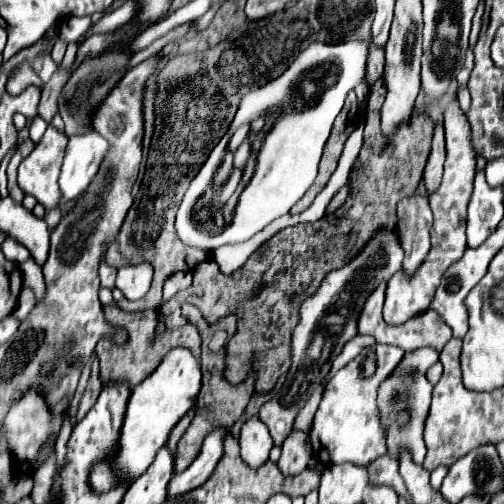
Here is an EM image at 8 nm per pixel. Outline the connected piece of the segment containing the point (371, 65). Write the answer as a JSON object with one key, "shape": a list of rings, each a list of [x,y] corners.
{"shape":[[[369,45],[369,59],[367,59],[367,73],[365,73],[365,83],[375,83],[383,75],[383,65],[385,65],[385,53],[383,49],[377,49]]]}

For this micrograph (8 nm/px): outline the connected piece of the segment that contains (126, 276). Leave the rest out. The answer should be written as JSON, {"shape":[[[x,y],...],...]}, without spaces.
{"shape":[[[147,262],[138,265],[130,265],[121,267],[117,271],[117,289],[121,289],[125,293],[127,299],[135,301],[141,299],[151,285],[153,277],[153,269]]]}

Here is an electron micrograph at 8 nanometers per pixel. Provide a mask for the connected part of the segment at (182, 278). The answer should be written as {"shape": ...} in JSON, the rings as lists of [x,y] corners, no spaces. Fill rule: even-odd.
{"shape":[[[177,271],[177,273],[169,275],[165,281],[165,301],[169,301],[175,293],[179,293],[181,289],[187,289],[189,285],[191,285],[191,273]]]}

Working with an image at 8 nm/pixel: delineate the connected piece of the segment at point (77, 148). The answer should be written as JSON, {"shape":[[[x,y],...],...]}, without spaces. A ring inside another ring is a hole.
{"shape":[[[99,133],[69,137],[67,155],[59,177],[59,187],[63,193],[63,199],[59,205],[61,209],[67,201],[75,199],[87,189],[91,179],[97,175],[107,151],[109,151],[107,139],[101,137]]]}

